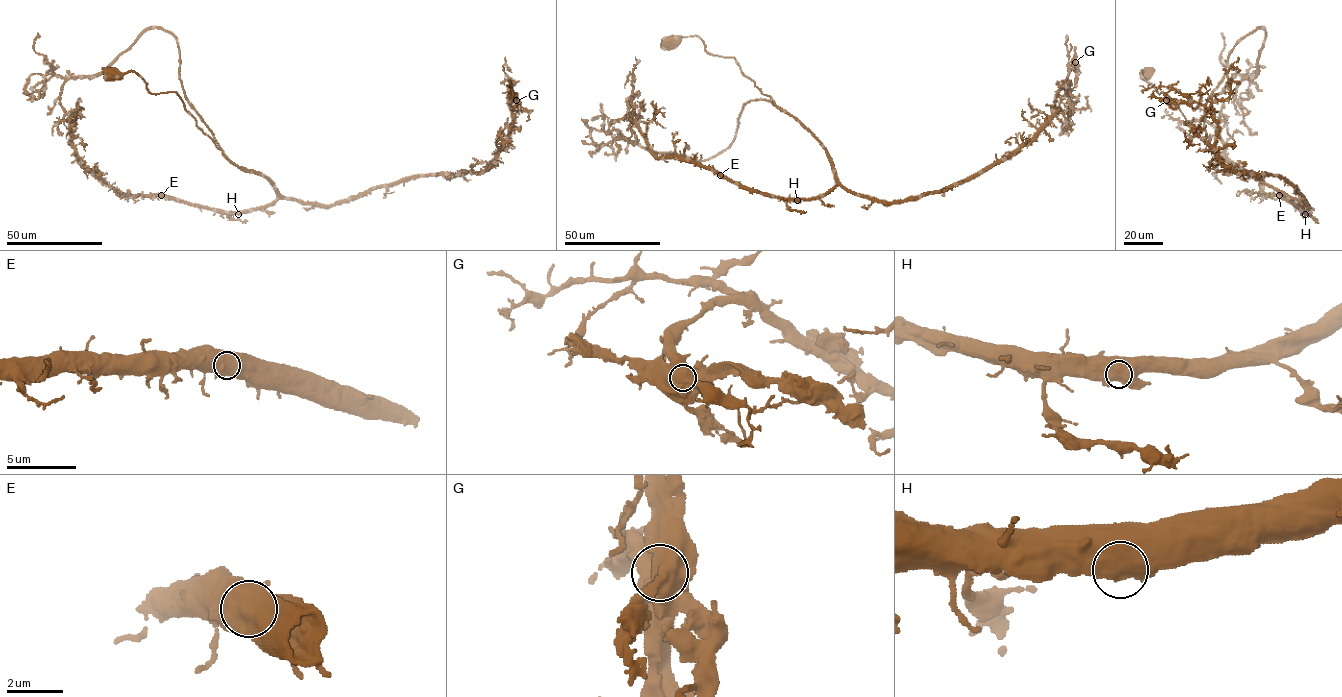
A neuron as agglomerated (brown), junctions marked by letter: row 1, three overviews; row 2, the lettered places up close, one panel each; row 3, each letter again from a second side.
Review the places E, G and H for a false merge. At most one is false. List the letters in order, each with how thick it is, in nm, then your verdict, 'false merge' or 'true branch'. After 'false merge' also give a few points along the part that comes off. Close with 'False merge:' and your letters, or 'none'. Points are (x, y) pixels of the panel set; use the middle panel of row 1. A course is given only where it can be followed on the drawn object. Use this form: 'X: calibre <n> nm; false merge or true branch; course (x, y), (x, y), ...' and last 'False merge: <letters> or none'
E: calibre 1300 nm; true branch
G: calibre 1300 nm; false merge; course (1075, 62), (1075, 88)
H: calibre 1250 nm; true branch
False merge: G

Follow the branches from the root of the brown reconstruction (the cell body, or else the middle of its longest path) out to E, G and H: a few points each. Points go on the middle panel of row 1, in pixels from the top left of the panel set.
E: (665, 42), (697, 36), (709, 53), (733, 57), (819, 143), (835, 185), (813, 198), (785, 198), (720, 175)
G: (665, 42), (697, 36), (733, 57), (814, 137), (843, 186), (889, 202), (968, 181), (1069, 113), (1075, 62)
H: (665, 42), (697, 36), (709, 53), (733, 57), (745, 76), (819, 143), (835, 185), (824, 194), (797, 200)

